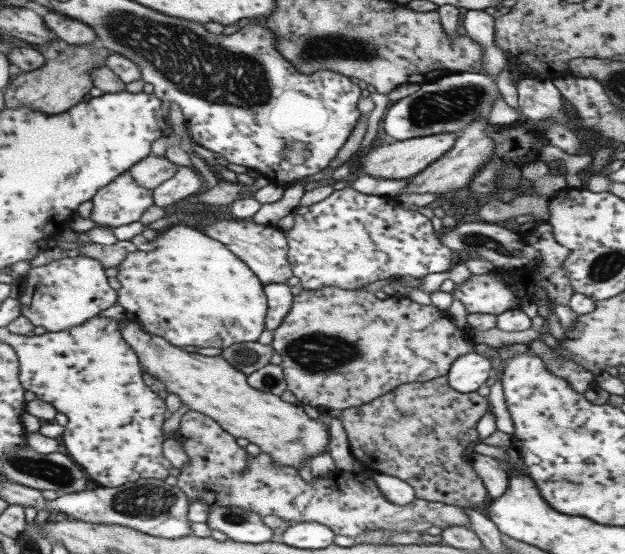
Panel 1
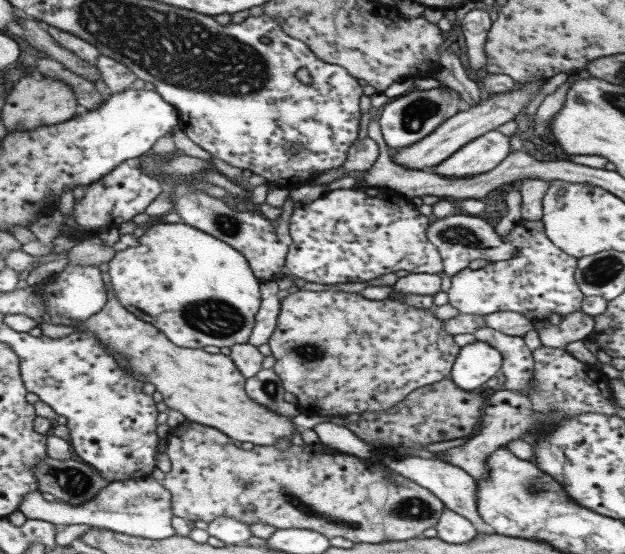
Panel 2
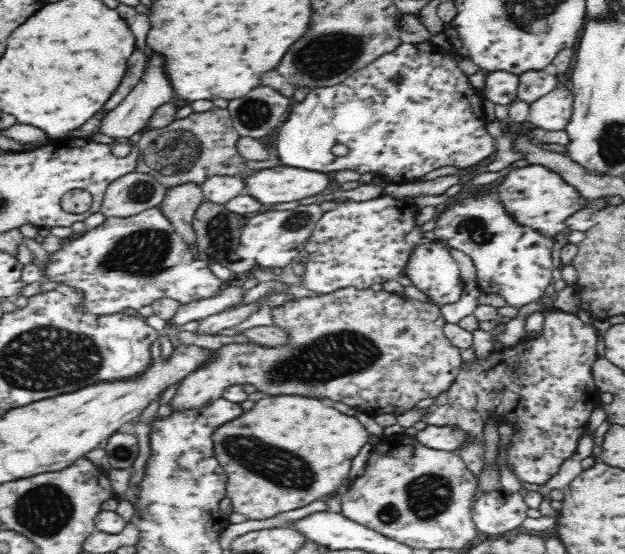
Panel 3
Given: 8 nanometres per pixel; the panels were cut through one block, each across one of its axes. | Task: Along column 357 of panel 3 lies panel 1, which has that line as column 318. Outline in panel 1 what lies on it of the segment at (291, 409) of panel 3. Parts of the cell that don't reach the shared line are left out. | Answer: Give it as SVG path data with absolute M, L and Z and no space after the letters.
M130 317L115 319L121 331L123 341L135 352L141 372L151 375L155 380L160 380L163 390L176 394L181 403L188 406L188 410L195 410L213 419L225 432L235 438L245 438L251 444L259 447L260 452L265 452L277 466L299 468L313 456L328 452L329 431L325 419L313 420L303 411L300 404L287 403L279 399L279 395L257 390L247 384L246 375L233 368L225 358L219 355L204 356L196 353L179 350L178 347L169 345L159 336L149 335L140 328L137 322Z

